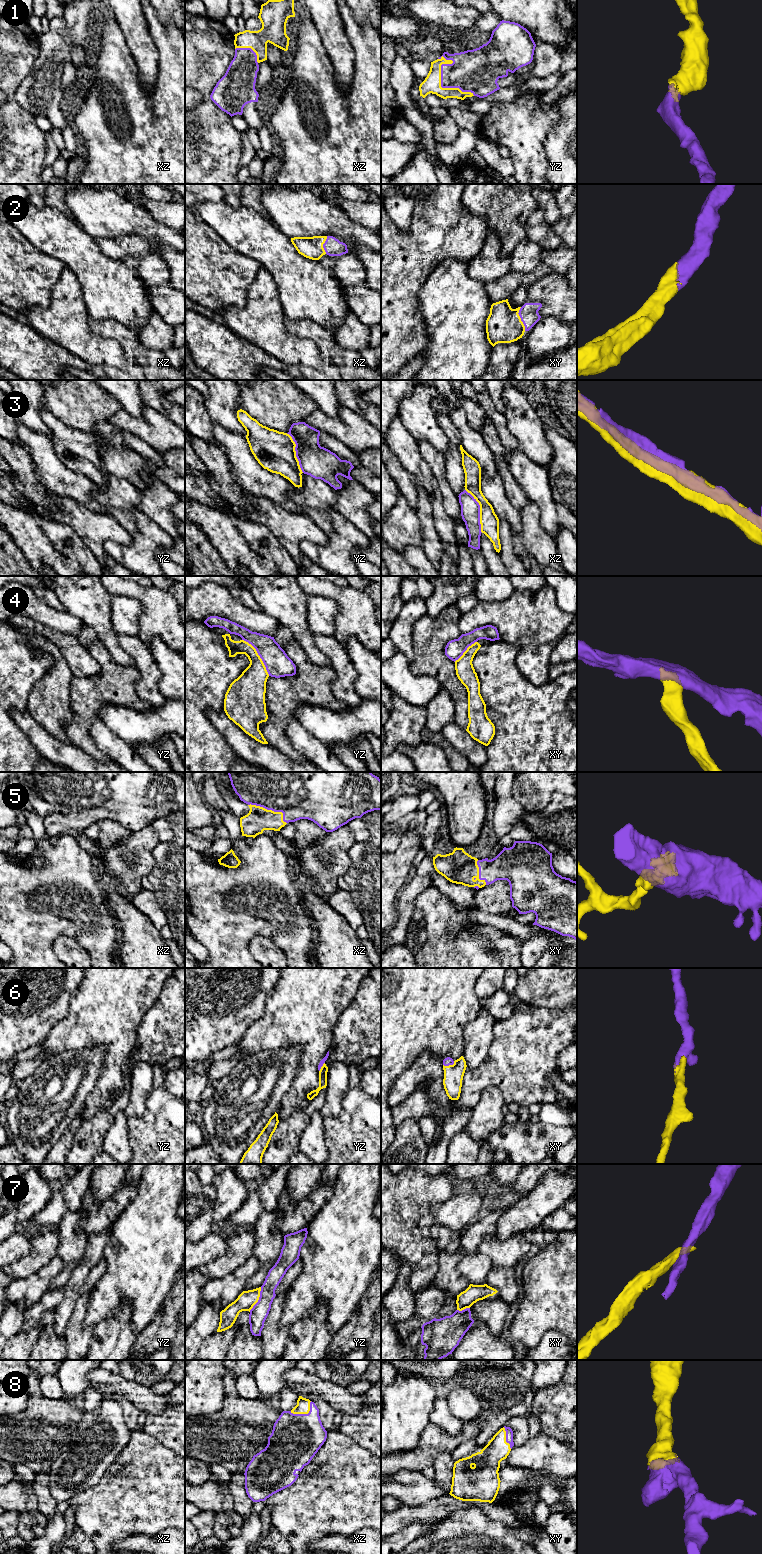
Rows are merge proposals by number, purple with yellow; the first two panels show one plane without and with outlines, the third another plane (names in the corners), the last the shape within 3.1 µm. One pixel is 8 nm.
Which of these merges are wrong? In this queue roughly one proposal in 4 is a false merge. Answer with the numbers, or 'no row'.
3, 4, 7

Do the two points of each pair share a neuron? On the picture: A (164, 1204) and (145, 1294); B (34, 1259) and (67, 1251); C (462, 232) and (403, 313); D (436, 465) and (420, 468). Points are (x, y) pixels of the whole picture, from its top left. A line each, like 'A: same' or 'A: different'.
A: same
B: different
C: same
D: different

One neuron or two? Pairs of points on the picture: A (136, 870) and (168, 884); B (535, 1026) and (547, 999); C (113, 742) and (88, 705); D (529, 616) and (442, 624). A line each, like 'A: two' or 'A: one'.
A: two
B: two
C: two
D: two

